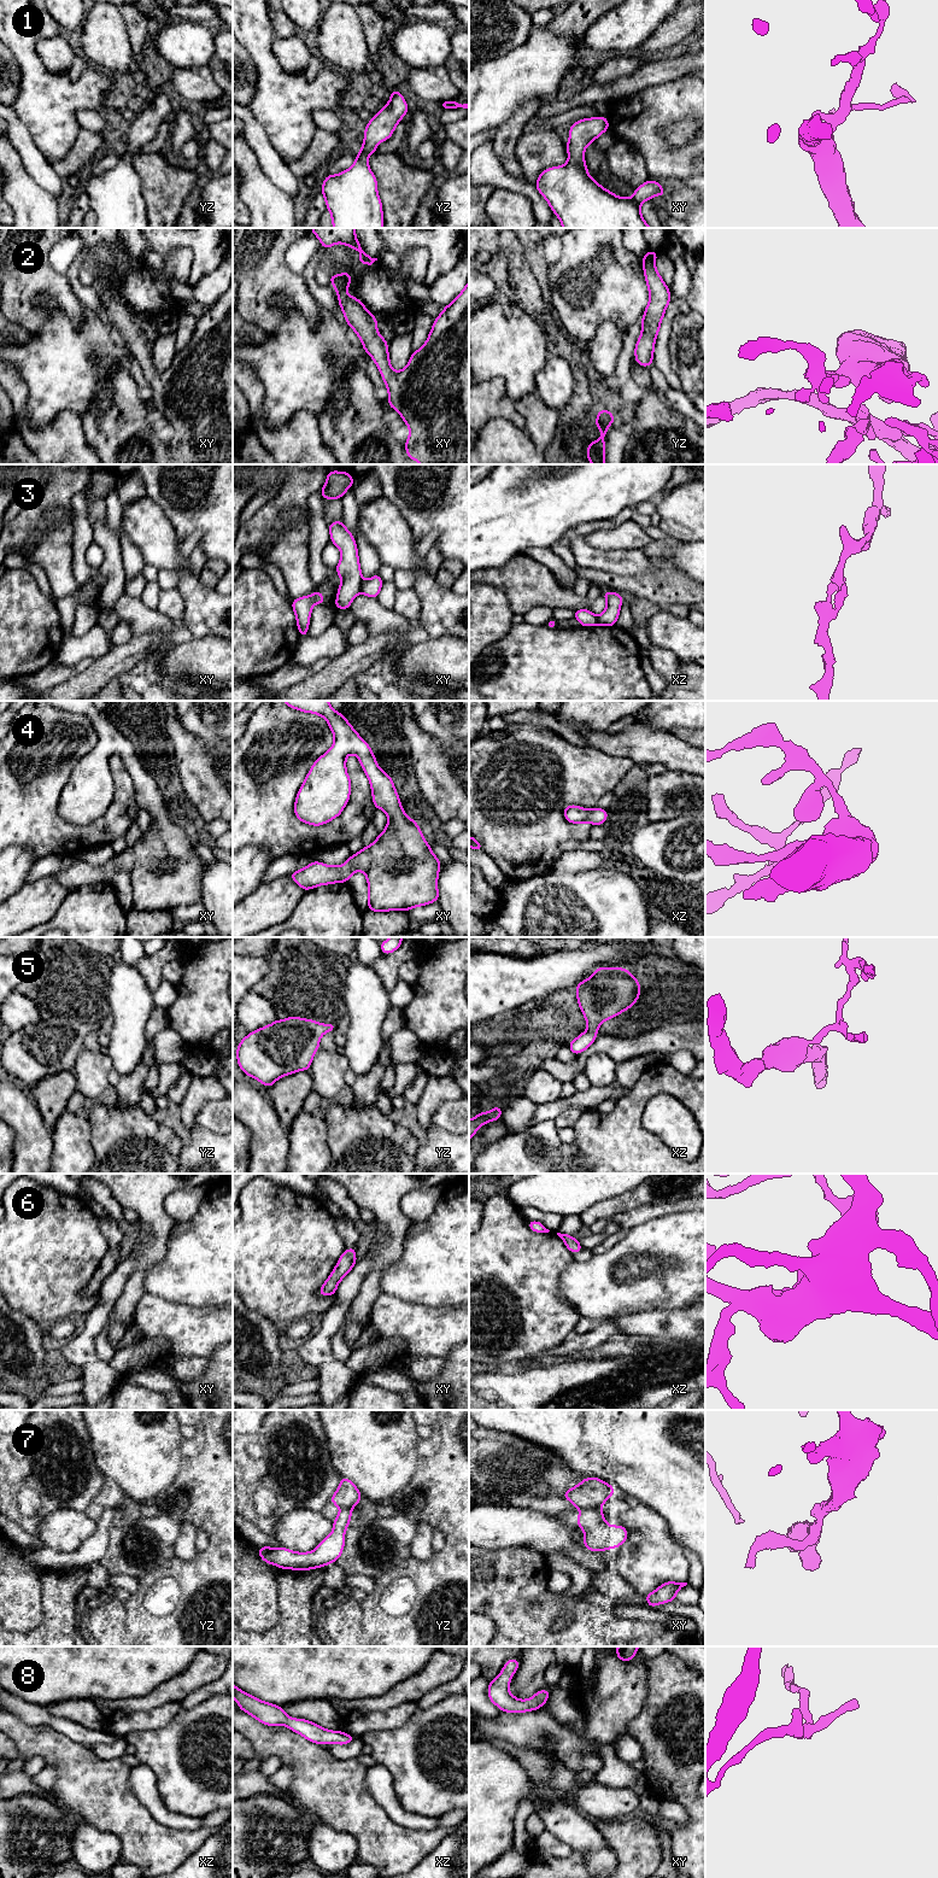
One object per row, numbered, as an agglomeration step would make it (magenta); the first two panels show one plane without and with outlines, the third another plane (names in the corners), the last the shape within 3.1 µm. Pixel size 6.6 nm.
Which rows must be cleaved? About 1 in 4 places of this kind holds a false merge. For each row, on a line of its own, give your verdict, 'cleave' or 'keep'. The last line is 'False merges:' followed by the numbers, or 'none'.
1: keep
2: keep
3: cleave
4: keep
5: keep
6: keep
7: cleave
8: keep
False merges: 3, 7

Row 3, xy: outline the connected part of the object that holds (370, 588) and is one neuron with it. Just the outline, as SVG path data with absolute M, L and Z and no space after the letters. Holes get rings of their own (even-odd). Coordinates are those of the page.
M375 574L367 581L362 583L360 592L370 598L377 598L382 585L383 581L380 578L380 574Z

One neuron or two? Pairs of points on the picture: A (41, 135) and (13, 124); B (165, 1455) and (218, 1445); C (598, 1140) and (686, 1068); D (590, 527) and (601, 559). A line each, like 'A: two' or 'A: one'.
A: two
B: two
C: two
D: two

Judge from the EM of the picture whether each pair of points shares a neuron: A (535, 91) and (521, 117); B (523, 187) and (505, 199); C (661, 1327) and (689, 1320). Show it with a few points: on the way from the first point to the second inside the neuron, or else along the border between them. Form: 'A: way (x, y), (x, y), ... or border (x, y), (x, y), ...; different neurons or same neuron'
A: border (540, 105), (526, 103), (508, 120); different neurons
B: border (496, 187), (523, 194), (534, 214); different neurons
C: way (668, 1324), (681, 1323); same neuron

